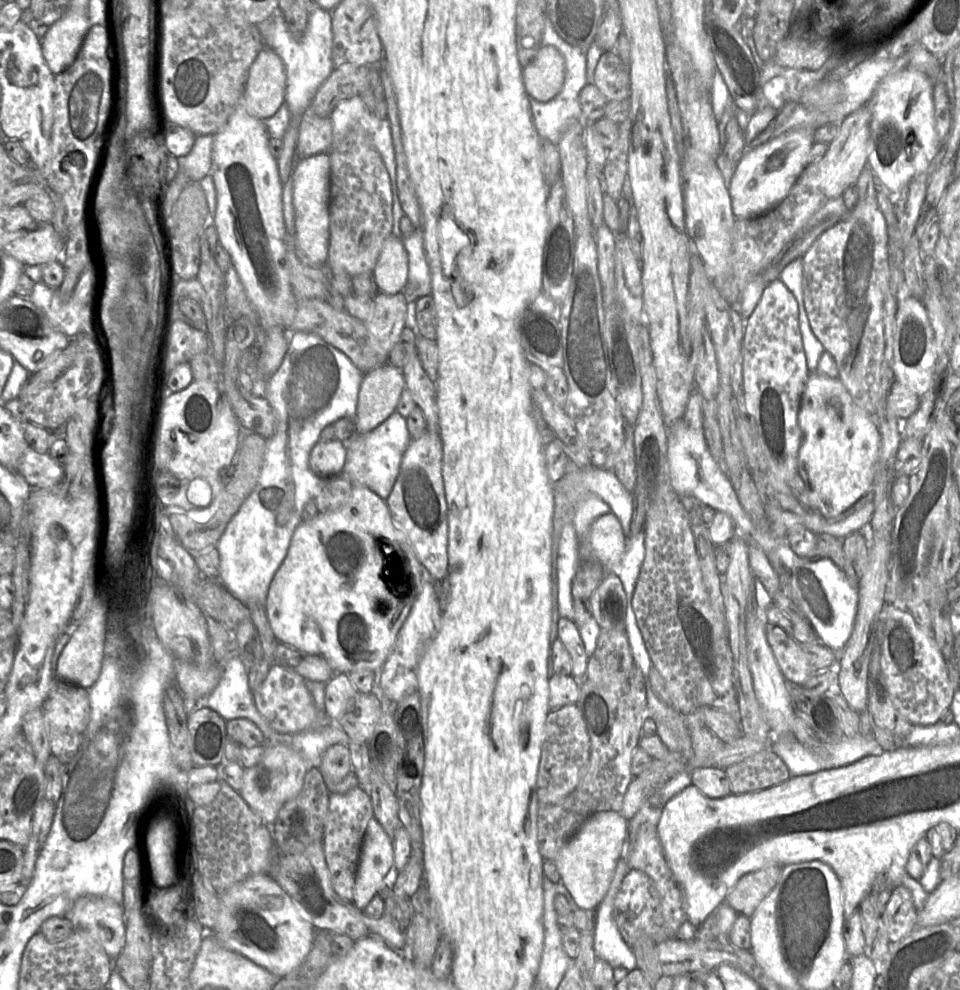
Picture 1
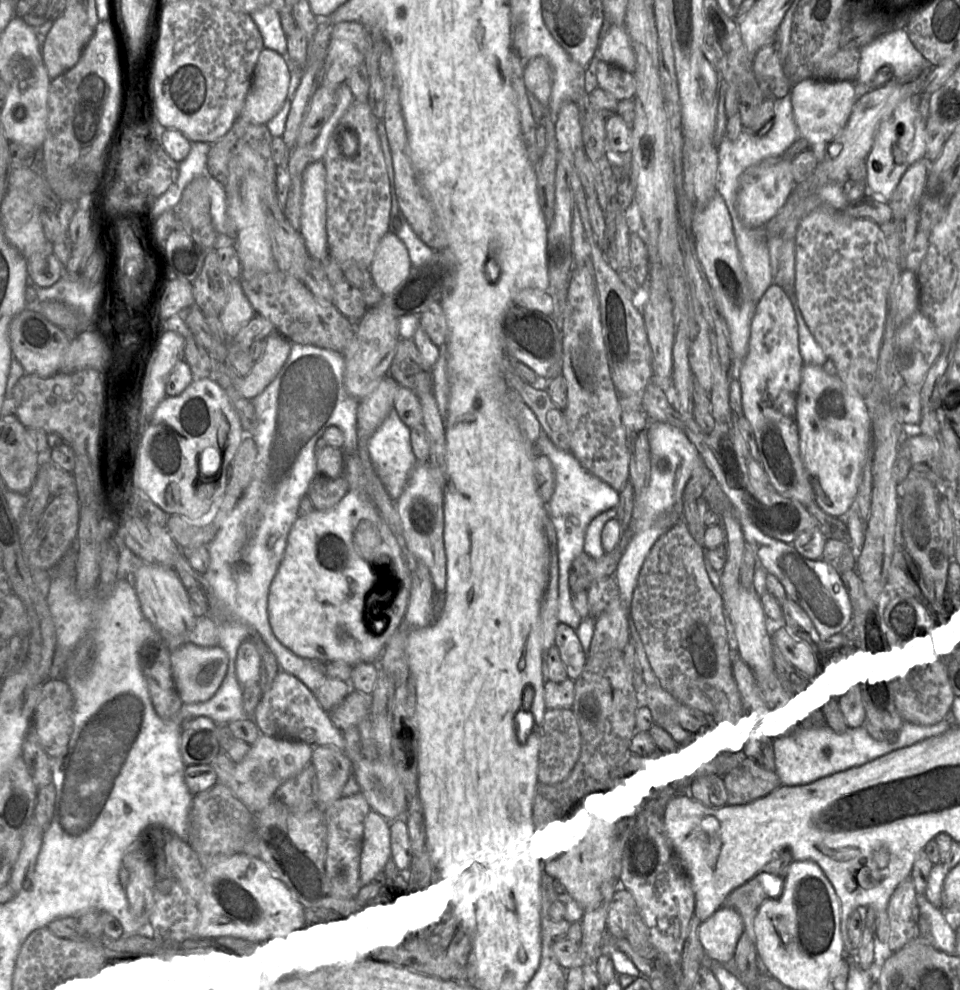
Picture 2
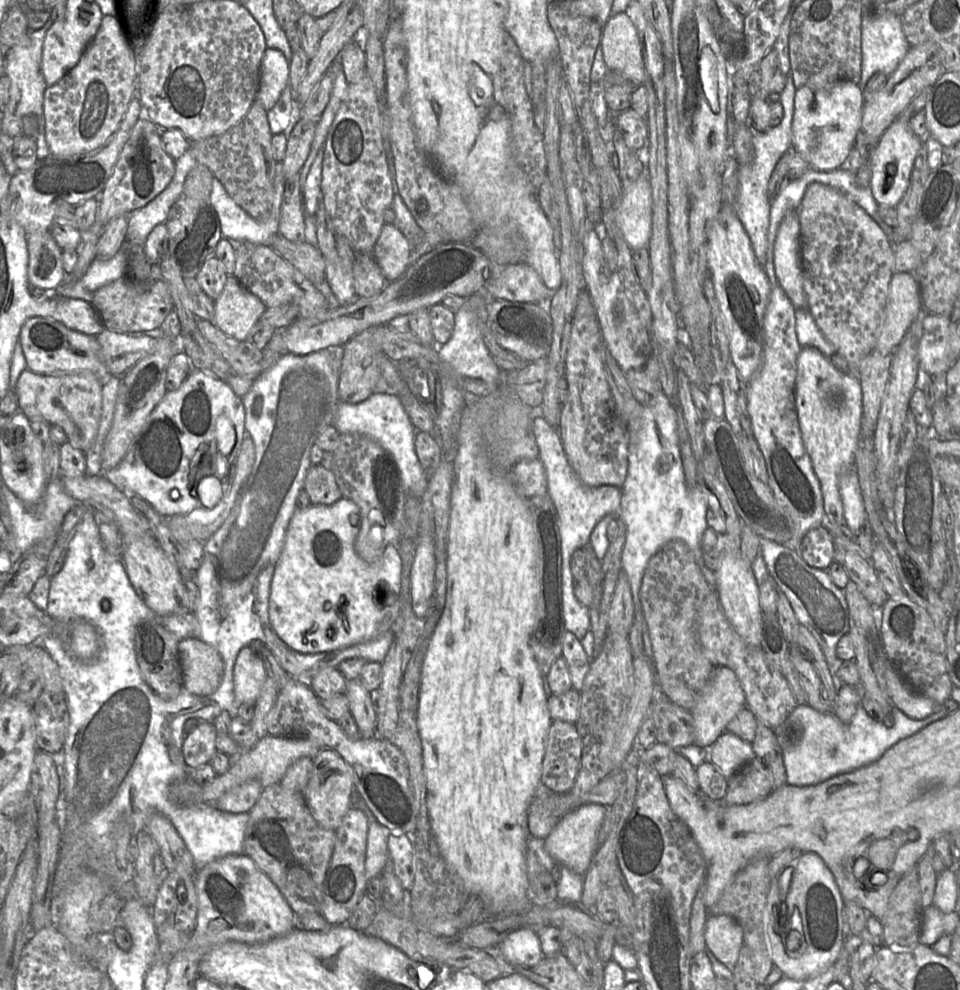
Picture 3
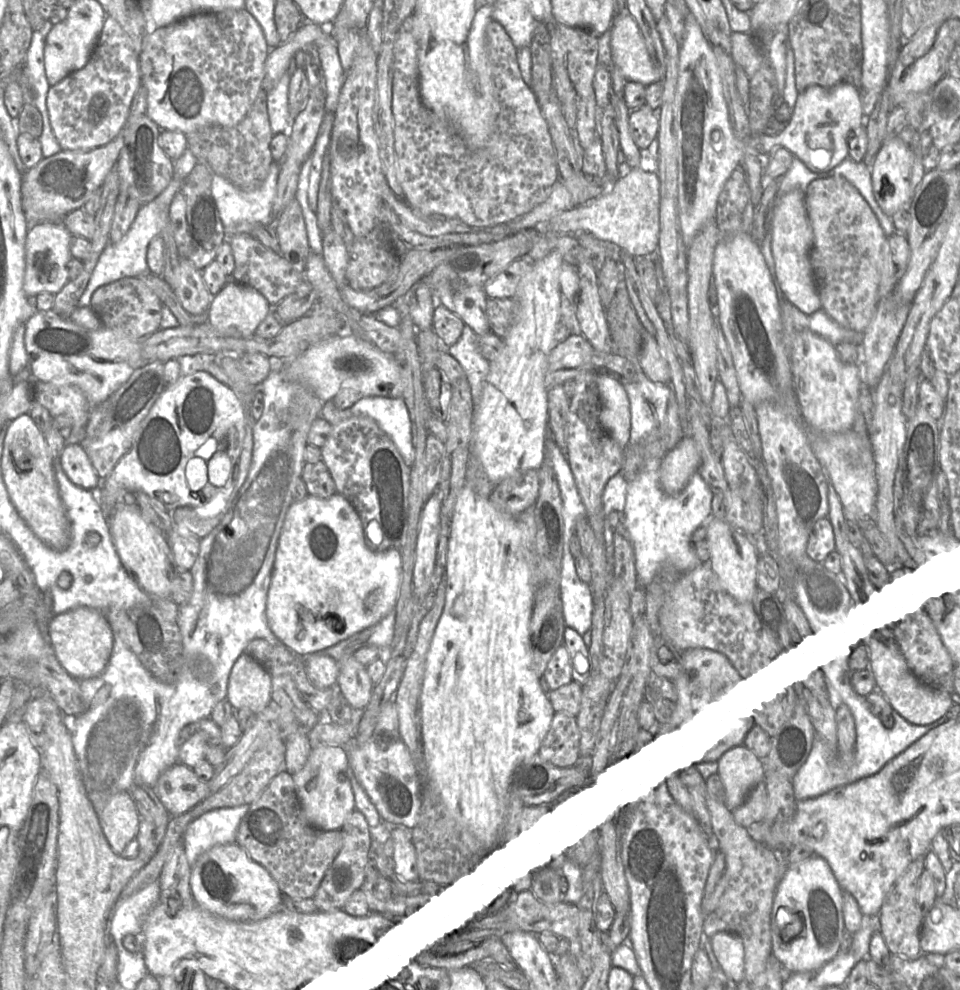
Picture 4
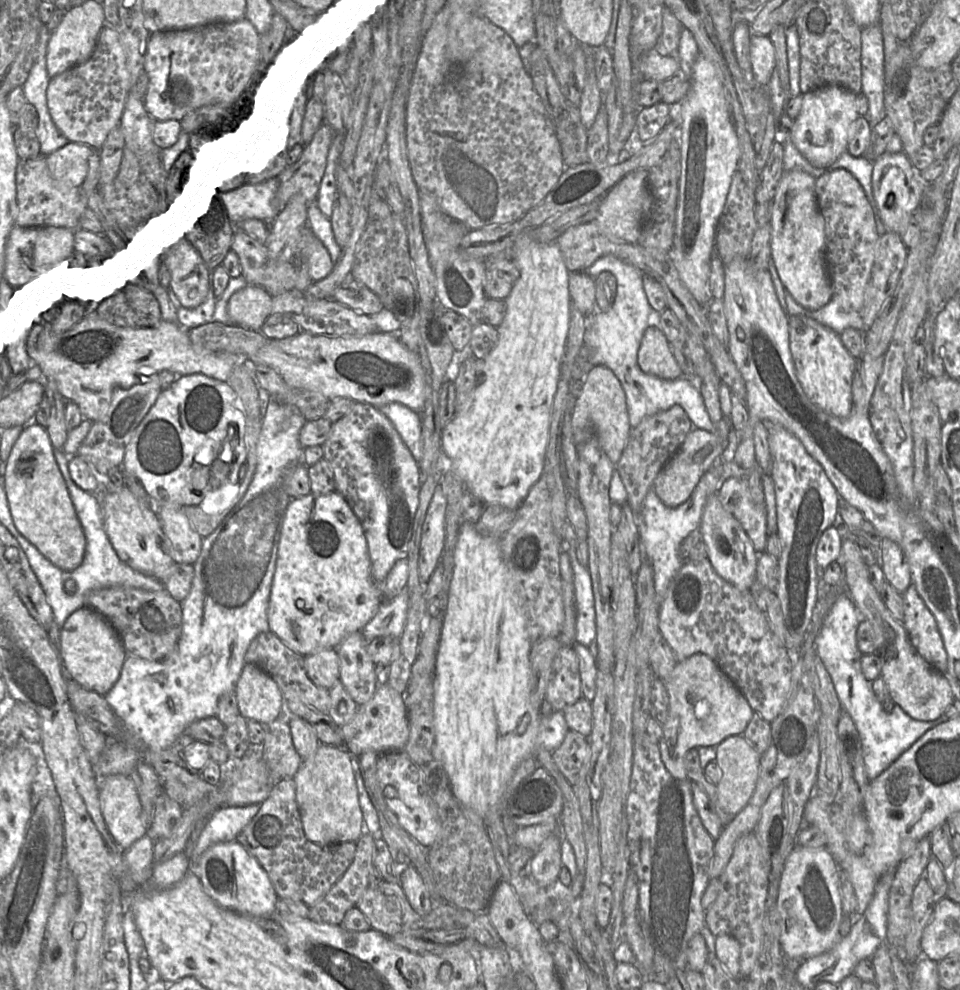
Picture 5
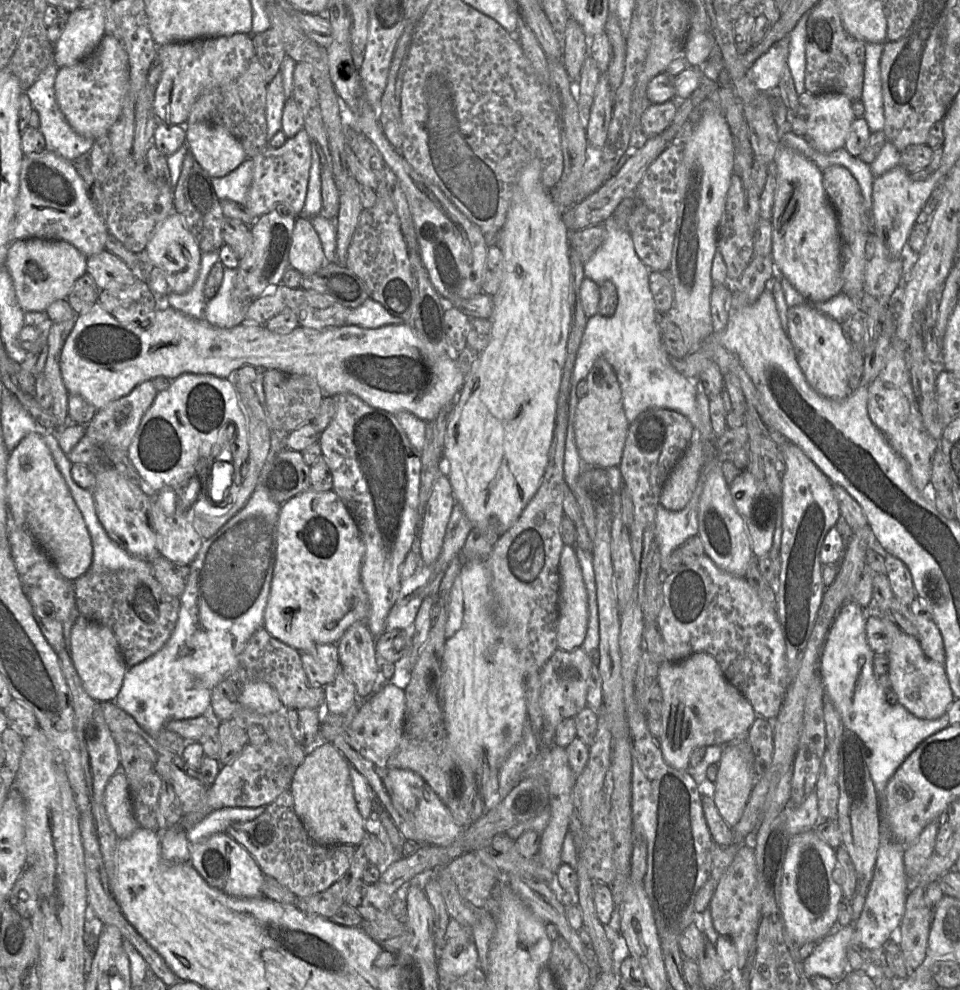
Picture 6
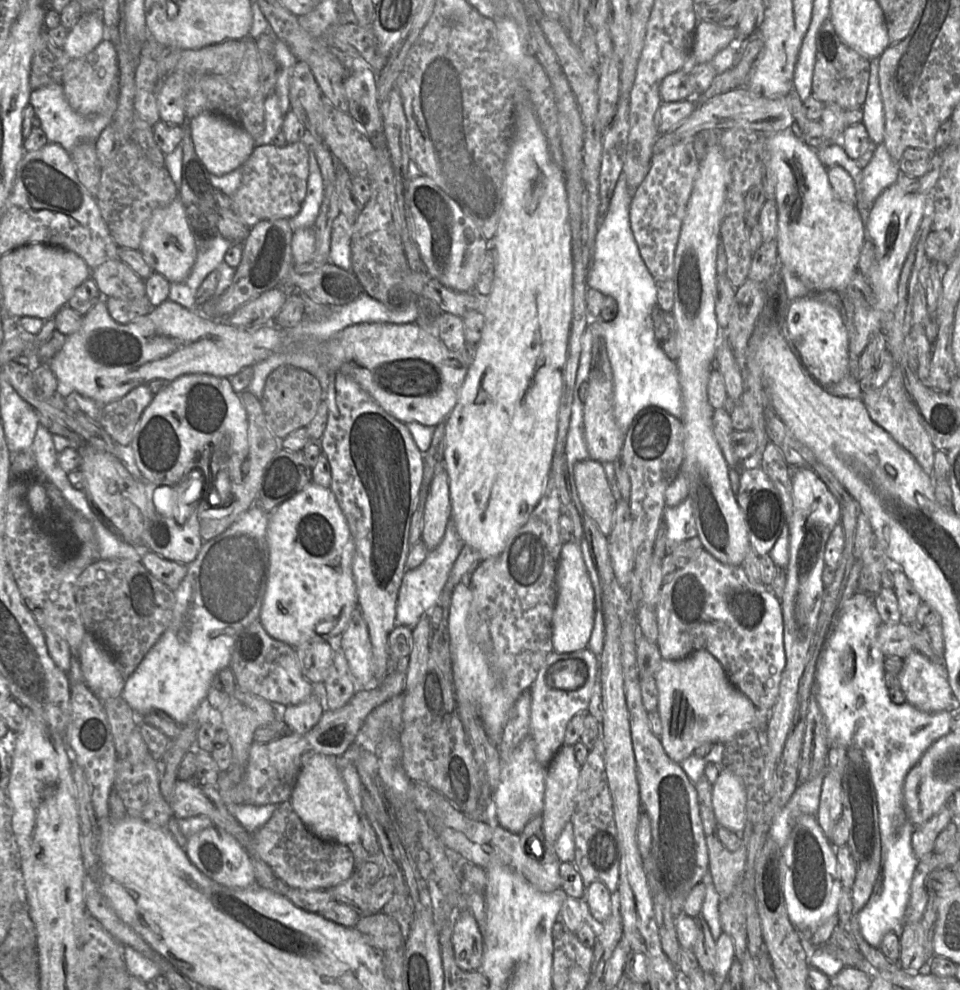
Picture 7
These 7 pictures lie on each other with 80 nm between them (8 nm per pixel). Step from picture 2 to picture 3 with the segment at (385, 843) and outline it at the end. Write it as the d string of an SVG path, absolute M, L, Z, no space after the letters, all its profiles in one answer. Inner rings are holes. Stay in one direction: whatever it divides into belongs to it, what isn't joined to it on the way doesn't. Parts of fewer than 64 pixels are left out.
M377 820L370 822L367 833L365 875L367 880L379 876L388 858L388 836L390 829Z

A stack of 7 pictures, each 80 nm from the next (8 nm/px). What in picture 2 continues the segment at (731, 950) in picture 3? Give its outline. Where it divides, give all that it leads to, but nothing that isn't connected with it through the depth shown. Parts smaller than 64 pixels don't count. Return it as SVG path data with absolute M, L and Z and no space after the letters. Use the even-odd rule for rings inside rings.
M724 904L701 922L698 937L705 954L711 960L727 963L733 959L736 943L743 931L740 914L733 907Z

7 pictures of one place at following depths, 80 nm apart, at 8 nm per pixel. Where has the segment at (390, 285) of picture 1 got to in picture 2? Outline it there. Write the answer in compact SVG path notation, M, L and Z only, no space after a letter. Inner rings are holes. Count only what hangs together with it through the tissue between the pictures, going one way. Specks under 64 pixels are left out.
M389 230L381 238L370 266L376 286L384 295L392 293L406 280L411 267L406 245Z

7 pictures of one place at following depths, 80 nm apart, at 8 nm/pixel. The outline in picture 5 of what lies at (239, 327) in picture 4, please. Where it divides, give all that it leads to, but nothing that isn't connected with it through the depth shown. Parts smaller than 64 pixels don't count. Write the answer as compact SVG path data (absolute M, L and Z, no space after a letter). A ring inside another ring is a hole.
M247 284L230 297L227 314L233 324L260 330L270 315L271 307L272 296L264 288Z

